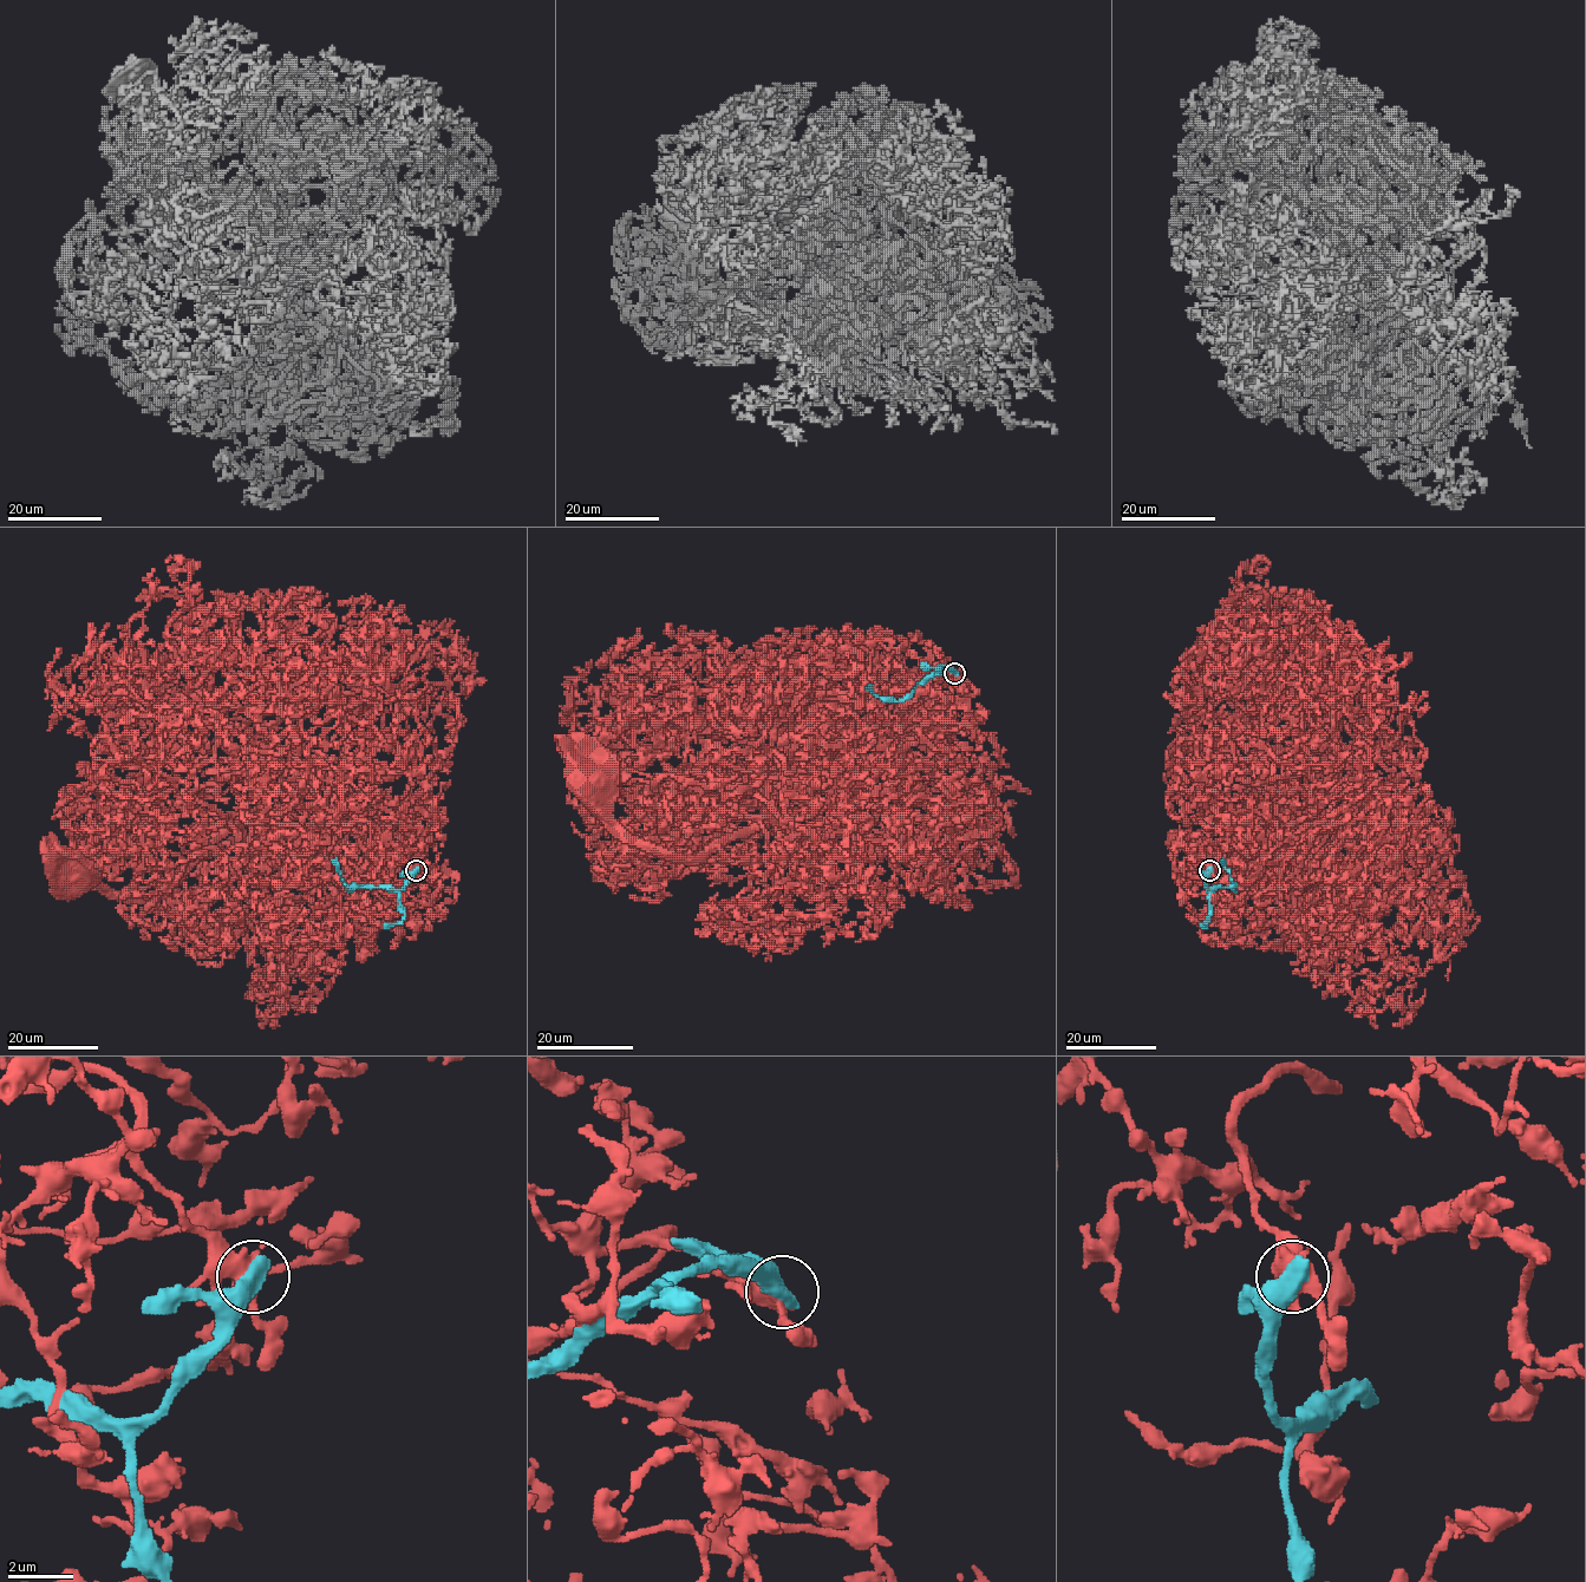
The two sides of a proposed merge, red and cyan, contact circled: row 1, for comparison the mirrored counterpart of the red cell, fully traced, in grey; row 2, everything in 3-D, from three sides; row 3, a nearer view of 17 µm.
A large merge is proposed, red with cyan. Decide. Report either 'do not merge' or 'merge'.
do not merge

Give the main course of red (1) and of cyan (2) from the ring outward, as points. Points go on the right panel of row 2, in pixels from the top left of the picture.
1: (1209, 869), (1202, 847), (1222, 822), (1273, 808), (1303, 769), (1327, 766), (1357, 805), (1382, 891), (1311, 878)
2: (1209, 869), (1208, 890), (1234, 887), (1221, 860)

